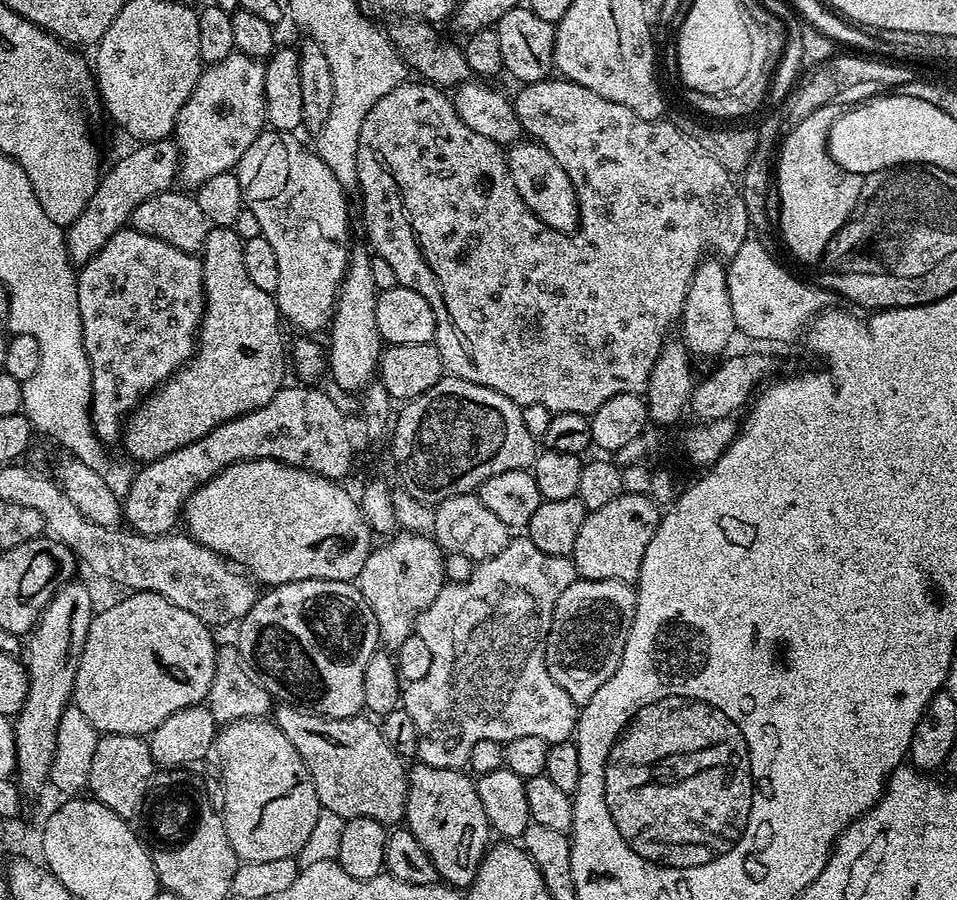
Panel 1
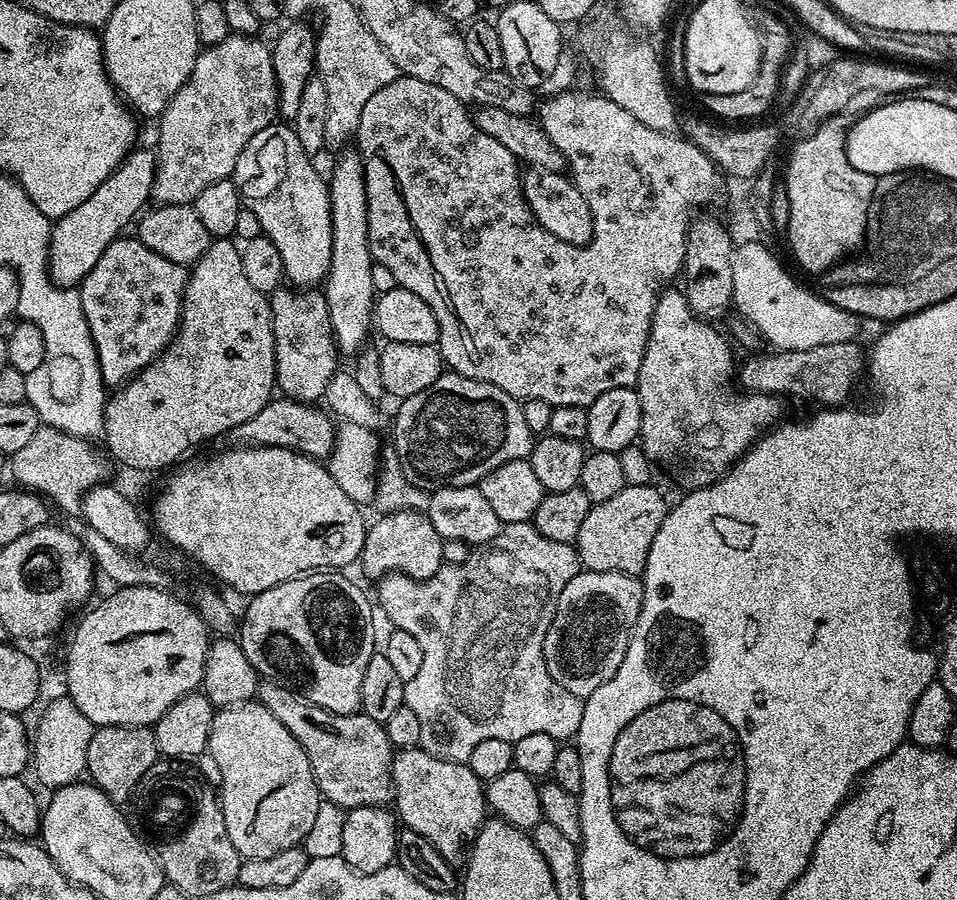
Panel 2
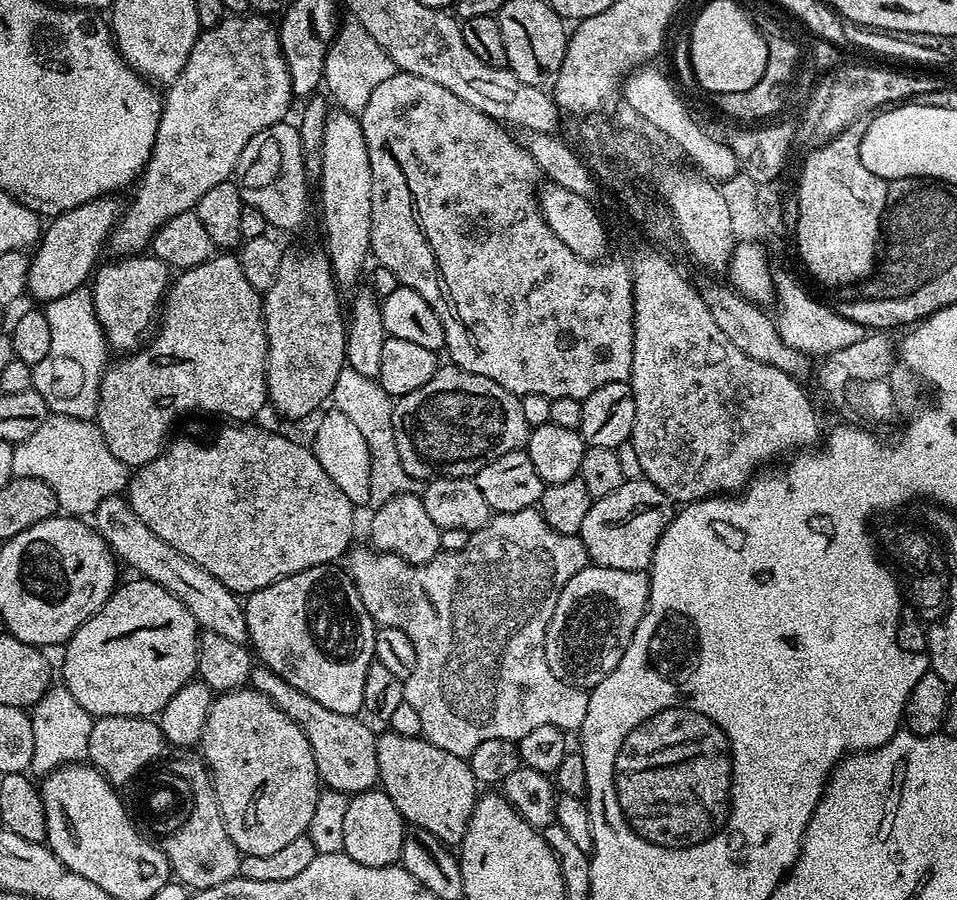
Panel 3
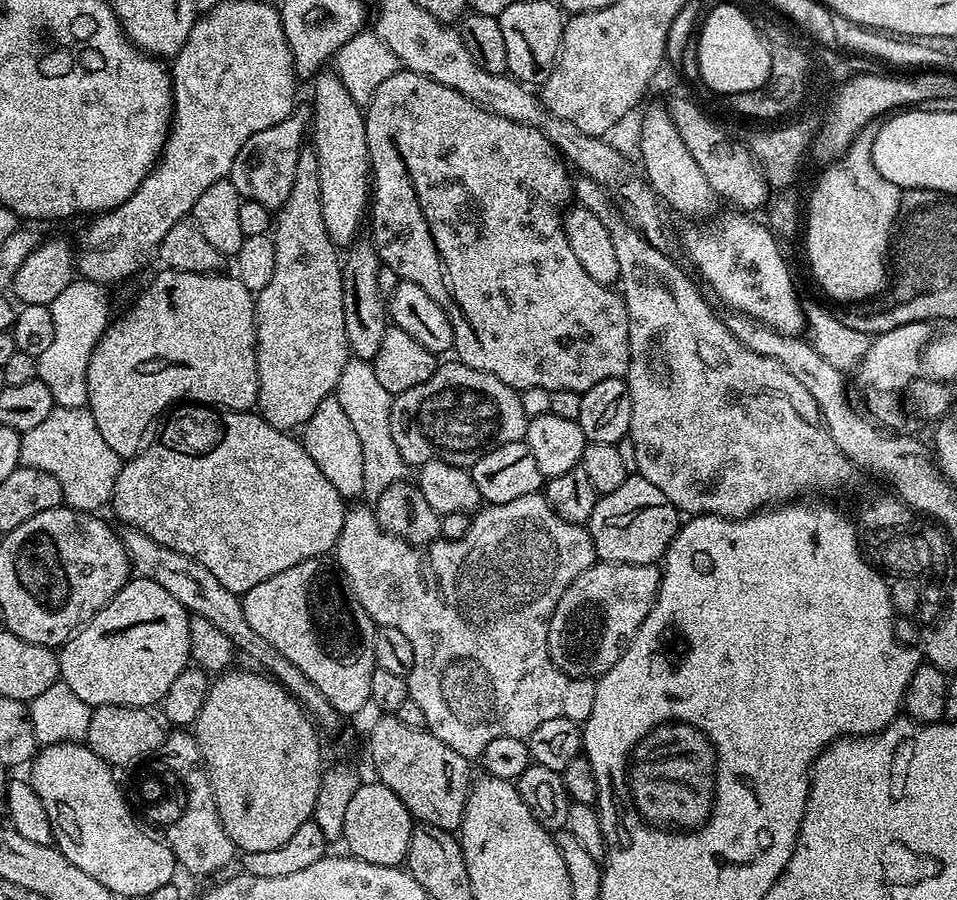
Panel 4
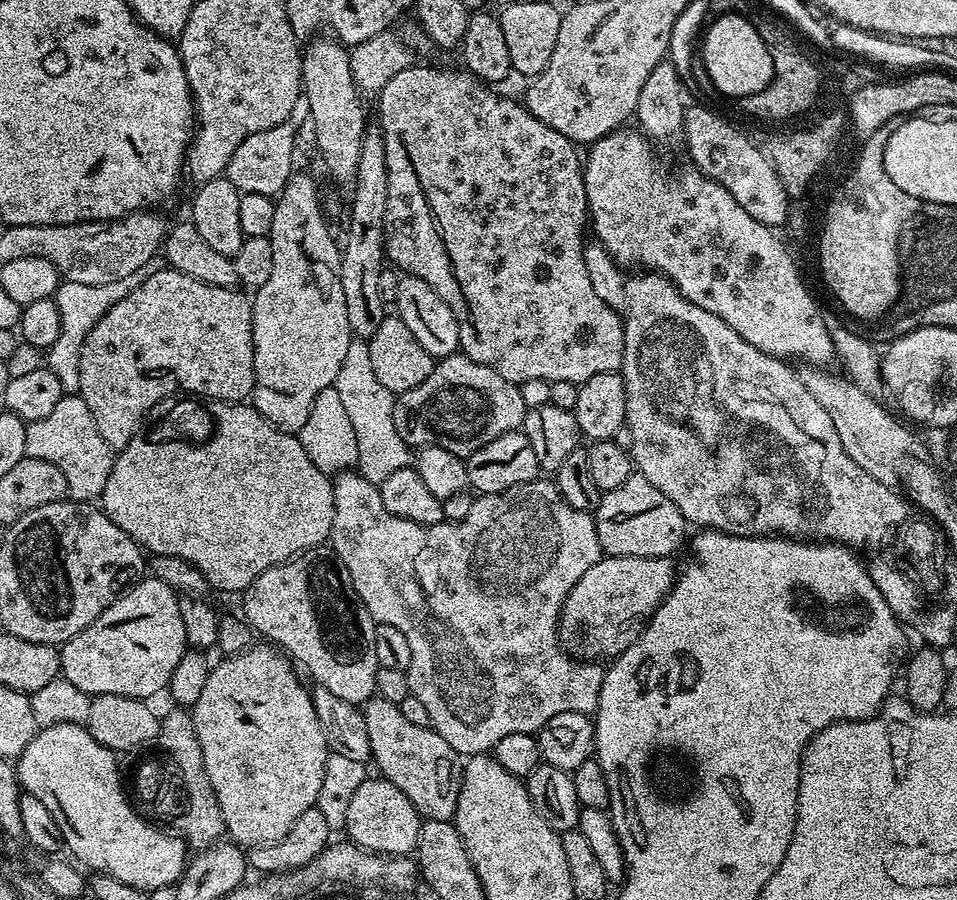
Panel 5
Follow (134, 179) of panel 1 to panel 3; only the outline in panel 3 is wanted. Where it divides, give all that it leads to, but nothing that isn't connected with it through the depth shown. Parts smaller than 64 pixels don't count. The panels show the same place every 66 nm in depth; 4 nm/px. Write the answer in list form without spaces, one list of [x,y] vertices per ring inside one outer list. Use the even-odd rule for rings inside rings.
[[[115,195],[99,196],[74,210],[66,210],[60,216],[47,221],[42,235],[26,264],[28,292],[36,300],[59,301],[64,296],[79,293],[89,283],[98,261],[100,250],[108,243],[108,236],[122,215],[122,204]]]

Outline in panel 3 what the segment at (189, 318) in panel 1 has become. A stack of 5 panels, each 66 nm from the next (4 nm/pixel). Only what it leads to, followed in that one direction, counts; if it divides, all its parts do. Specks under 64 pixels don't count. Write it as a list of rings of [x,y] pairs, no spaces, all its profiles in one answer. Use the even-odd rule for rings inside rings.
[[[151,254],[112,258],[109,261],[109,264],[101,263],[90,280],[92,314],[98,318],[109,349],[116,354],[127,354],[141,347],[153,331],[170,283],[170,269]]]

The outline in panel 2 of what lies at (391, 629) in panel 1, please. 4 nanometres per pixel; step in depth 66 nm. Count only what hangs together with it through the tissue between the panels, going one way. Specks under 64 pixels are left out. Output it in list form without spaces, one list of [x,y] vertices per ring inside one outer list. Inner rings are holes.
[[[404,509],[401,512],[386,512],[367,525],[364,534],[364,548],[360,551],[358,568],[361,568],[372,582],[390,572],[401,572],[415,580],[428,580],[445,563],[443,558],[444,539],[434,530],[423,511]]]

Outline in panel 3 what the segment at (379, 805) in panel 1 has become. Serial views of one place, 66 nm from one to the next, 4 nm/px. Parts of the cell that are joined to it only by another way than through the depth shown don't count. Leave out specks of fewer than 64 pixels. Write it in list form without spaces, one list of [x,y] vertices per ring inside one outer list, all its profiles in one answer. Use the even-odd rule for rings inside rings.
[[[261,664],[253,665],[249,685],[270,697],[303,730],[314,752],[320,779],[329,789],[353,796],[358,792],[367,792],[377,785],[377,733],[362,722],[361,717],[336,714],[327,710],[321,703],[303,694],[297,687],[290,686],[280,675],[274,674]]]

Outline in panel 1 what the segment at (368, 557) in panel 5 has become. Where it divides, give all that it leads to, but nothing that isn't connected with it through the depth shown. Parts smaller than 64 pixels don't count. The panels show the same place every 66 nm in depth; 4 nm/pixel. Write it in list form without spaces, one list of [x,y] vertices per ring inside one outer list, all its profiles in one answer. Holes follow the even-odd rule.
[[[520,534],[517,538],[509,539],[507,546],[502,549],[497,556],[492,556],[488,560],[481,560],[475,565],[473,572],[465,581],[460,583],[445,583],[444,588],[430,602],[426,610],[422,610],[416,615],[414,625],[415,635],[426,642],[426,647],[430,650],[430,670],[426,673],[426,678],[418,678],[418,682],[404,684],[402,688],[402,706],[410,718],[414,718],[414,726],[418,726],[418,750],[416,756],[419,763],[435,768],[458,768],[463,769],[470,758],[470,750],[478,742],[487,740],[498,740],[507,742],[514,738],[542,738],[549,744],[557,744],[563,740],[573,739],[578,723],[578,705],[572,701],[570,694],[550,678],[550,670],[546,666],[546,638],[550,634],[550,622],[554,618],[554,606],[558,598],[562,598],[562,590],[570,586],[578,579],[576,568],[571,559],[567,556],[555,556],[549,552],[544,552],[534,542],[528,539],[527,535]]]

